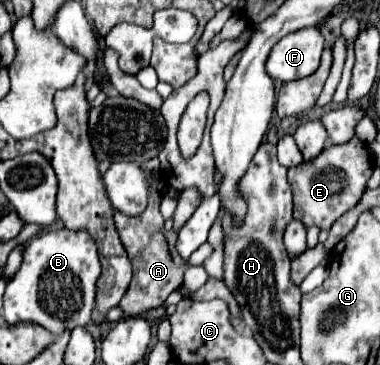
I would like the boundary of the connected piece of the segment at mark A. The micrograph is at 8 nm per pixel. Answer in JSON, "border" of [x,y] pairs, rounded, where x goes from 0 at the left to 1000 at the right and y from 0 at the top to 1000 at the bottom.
{"border":[[[395,526],[389,570],[368,592],[332,592],[321,581],[300,581],[305,630],[316,641],[316,658],[337,690],[347,734],[353,734],[347,773],[342,773],[326,816],[311,833],[311,844],[321,844],[321,855],[332,866],[368,866],[384,849],[416,844],[447,800],[458,800],[479,784],[484,745],[495,734],[484,707],[468,701],[468,690],[458,679],[447,685],[447,668],[442,668],[442,652],[432,636],[432,597],[426,597],[416,564],[421,564],[421,526]]]}

